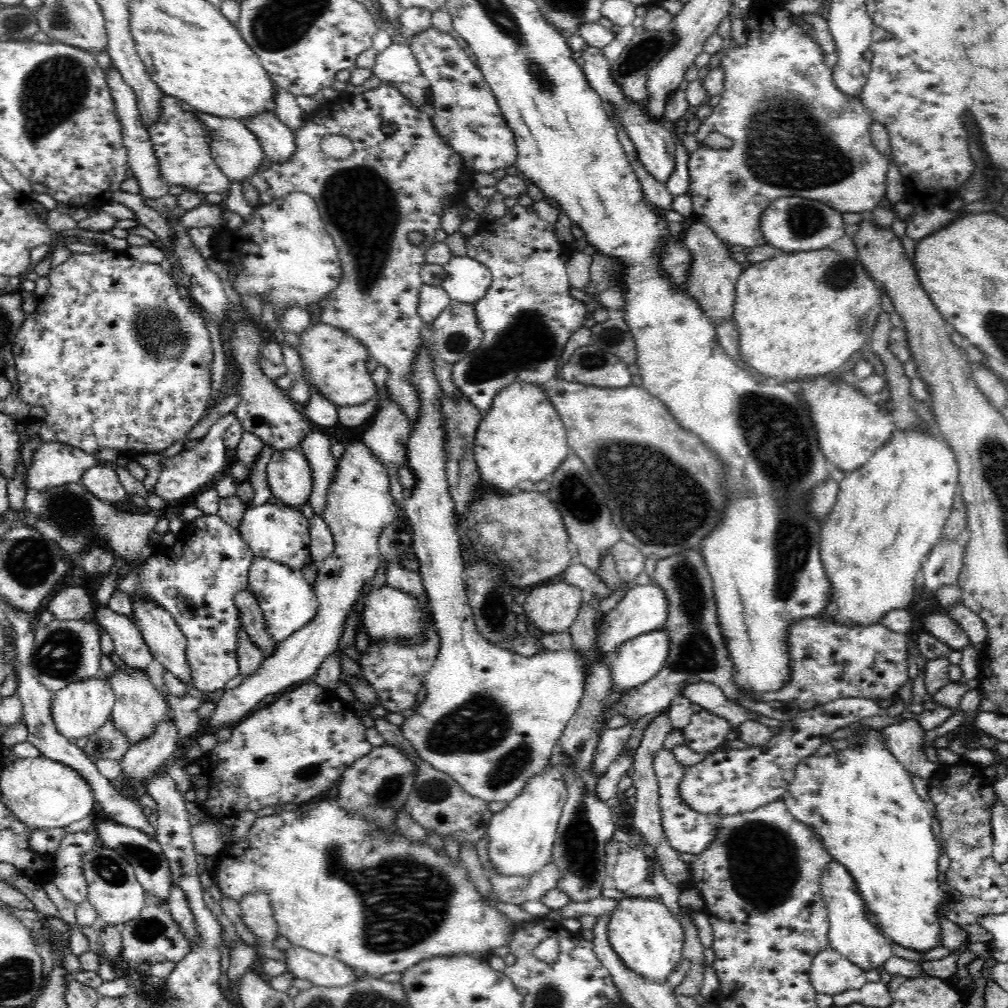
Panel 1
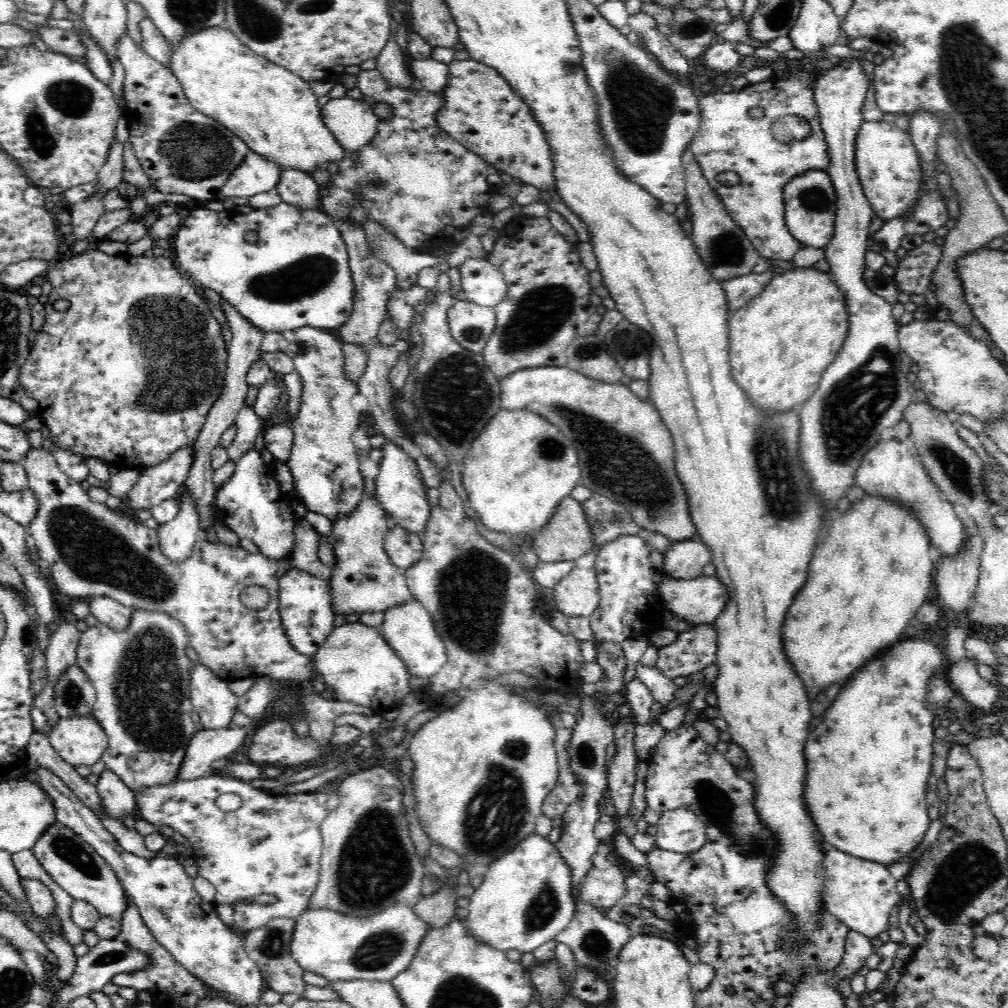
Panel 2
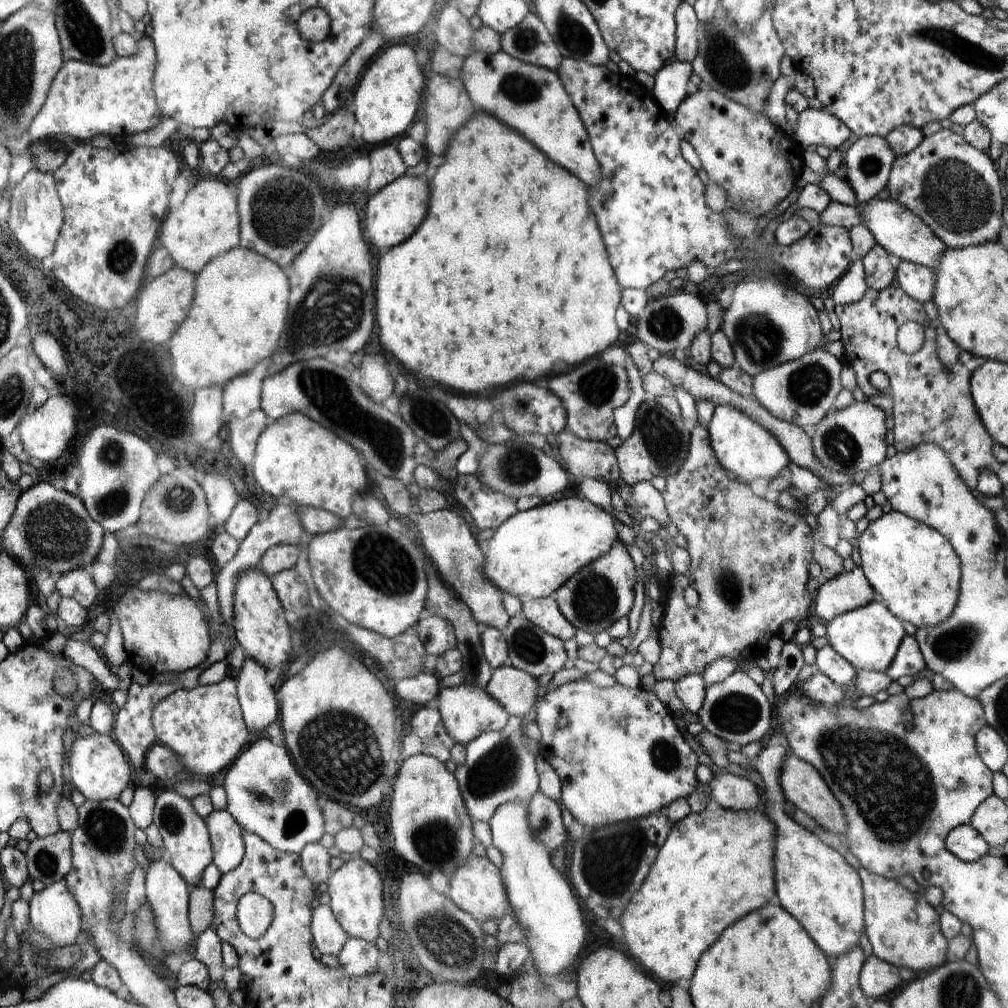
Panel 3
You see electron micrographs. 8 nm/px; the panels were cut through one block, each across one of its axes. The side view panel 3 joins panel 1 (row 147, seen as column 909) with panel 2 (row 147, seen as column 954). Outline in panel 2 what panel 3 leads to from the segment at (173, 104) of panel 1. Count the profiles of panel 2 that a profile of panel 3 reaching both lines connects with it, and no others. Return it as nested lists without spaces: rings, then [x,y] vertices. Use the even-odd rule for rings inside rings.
[[[128,33],[116,42],[117,58],[125,69],[123,94],[126,102],[125,115],[129,125],[129,141],[150,182],[164,194],[184,194],[192,199],[224,201],[222,188],[228,177],[244,162],[250,147],[220,122],[198,112],[186,98],[178,77],[155,58],[138,48]]]

